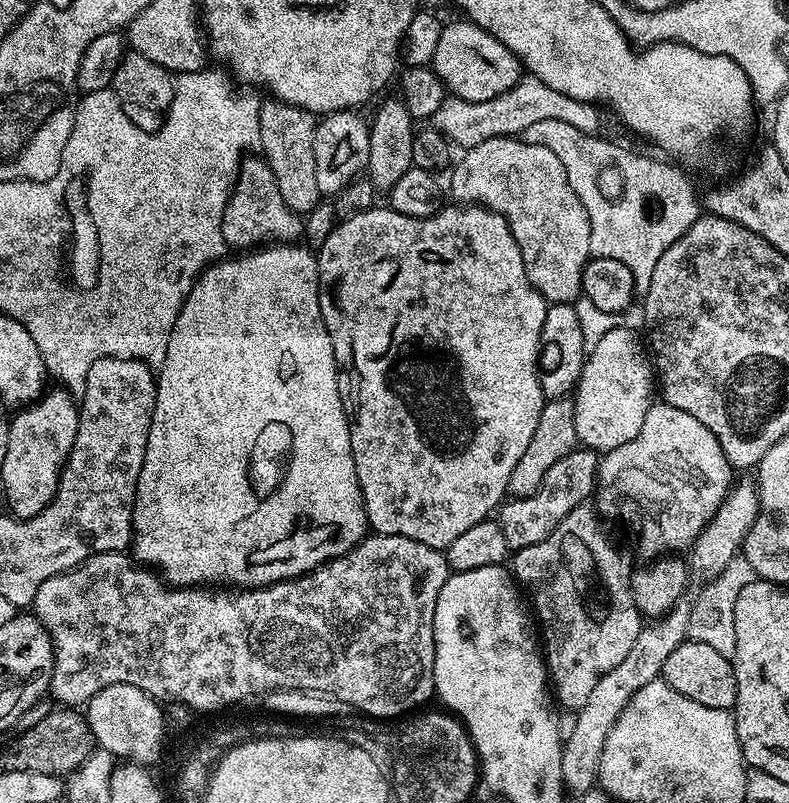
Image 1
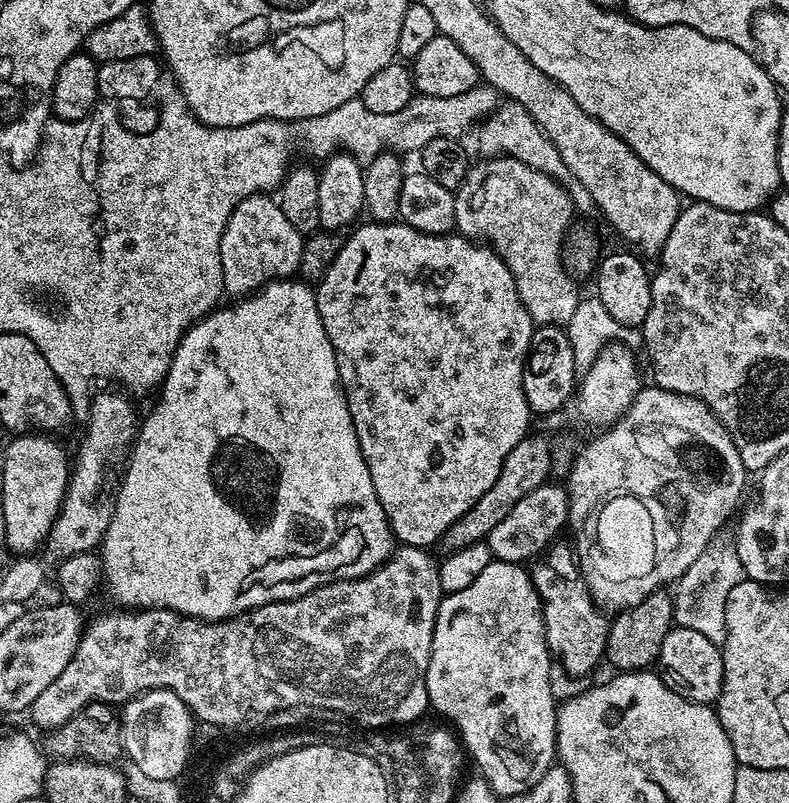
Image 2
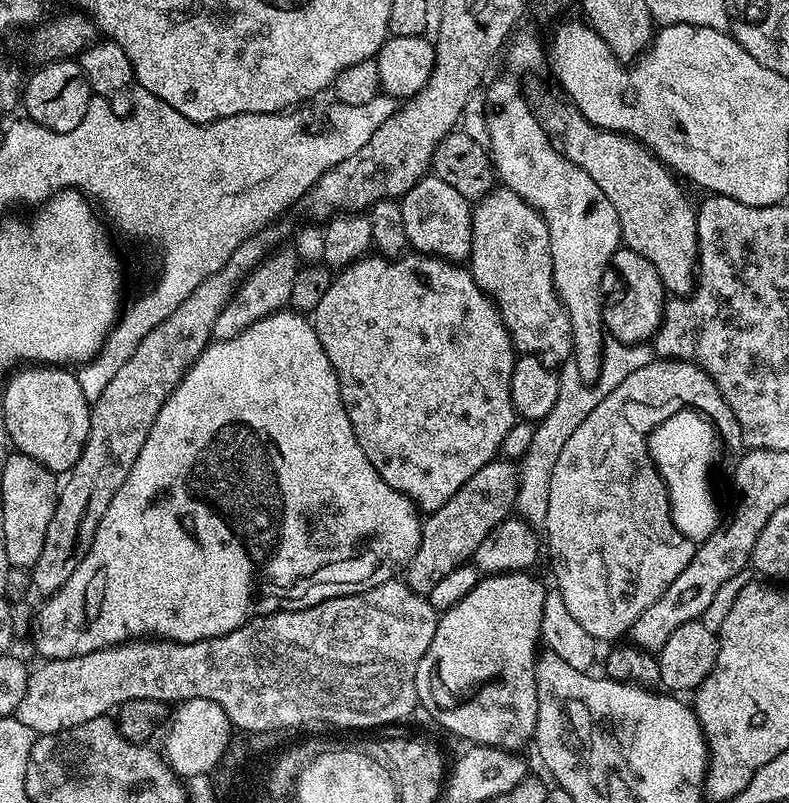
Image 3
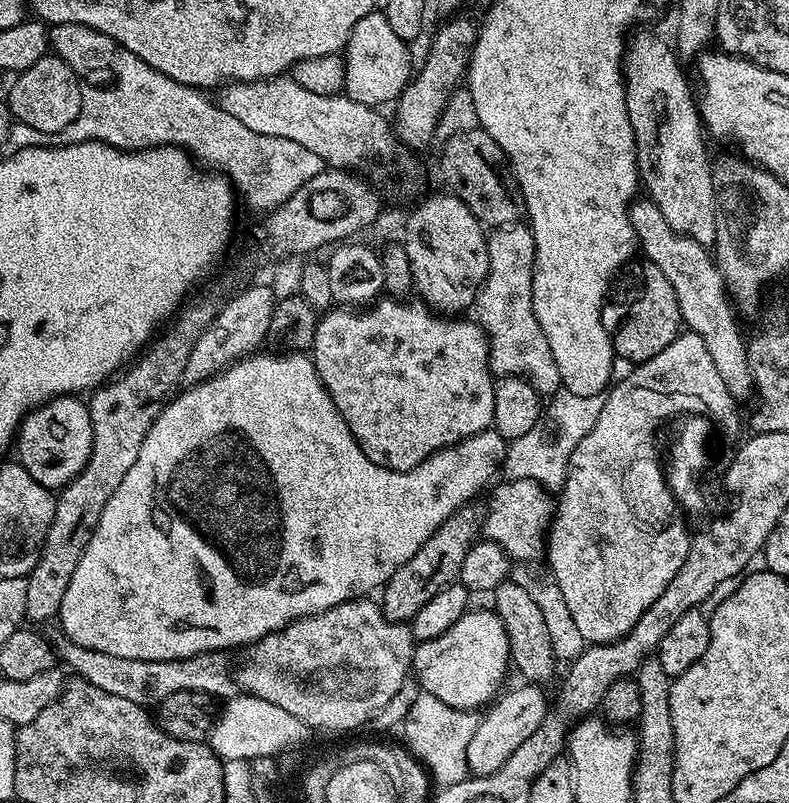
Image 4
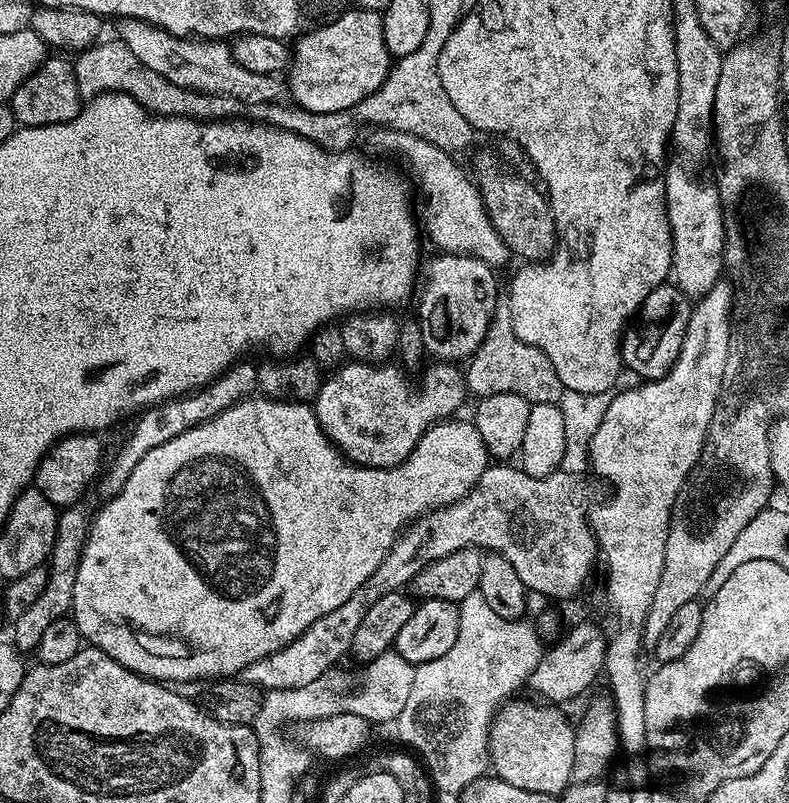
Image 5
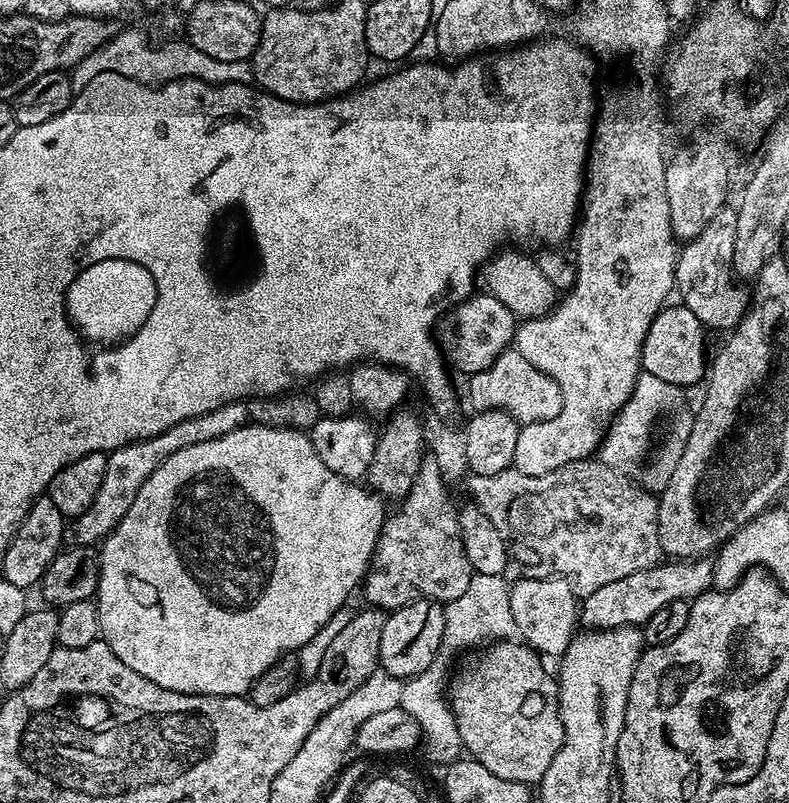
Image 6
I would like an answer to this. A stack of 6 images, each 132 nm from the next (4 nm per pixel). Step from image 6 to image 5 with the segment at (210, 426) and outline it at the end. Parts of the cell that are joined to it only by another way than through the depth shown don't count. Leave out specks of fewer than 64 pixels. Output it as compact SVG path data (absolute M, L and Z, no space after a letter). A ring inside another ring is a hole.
M248 358L241 359L220 376L214 377L204 388L198 388L195 392L188 392L185 396L175 396L172 400L164 400L160 404L154 404L150 408L143 409L135 417L135 420L137 419L136 425L133 426L132 433L129 434L124 445L117 450L112 465L110 465L110 460L99 477L98 489L100 488L104 498L111 498L120 493L122 486L126 486L126 478L130 478L130 470L134 470L134 466L138 466L138 462L142 462L142 458L146 458L146 454L150 454L150 450L154 450L154 446L162 446L162 442L170 442L170 438L178 438L178 434L200 424L201 417L199 415L188 416L188 411L199 400L204 400L203 419L209 420L218 414L222 414L222 410L228 410L230 406L247 400L249 396L253 395L257 391L256 370L257 365L255 363L251 364Z

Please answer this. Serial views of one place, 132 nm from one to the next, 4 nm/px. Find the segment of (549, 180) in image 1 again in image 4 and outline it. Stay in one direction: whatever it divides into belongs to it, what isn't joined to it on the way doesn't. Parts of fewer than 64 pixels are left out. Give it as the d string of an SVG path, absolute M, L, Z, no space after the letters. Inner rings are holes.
M517 222L491 229L488 236L488 273L484 279L484 285L480 287L480 292L476 296L474 319L484 329L484 335L488 337L488 365L492 367L493 373L497 377L522 378L530 382L530 386L534 386L534 390L540 393L541 397L551 398L562 385L558 374L558 362L554 362L550 342L546 342L546 334L542 334L542 326L538 324L538 318L534 314L532 279L536 273L535 257L534 238L531 227L527 223Z

